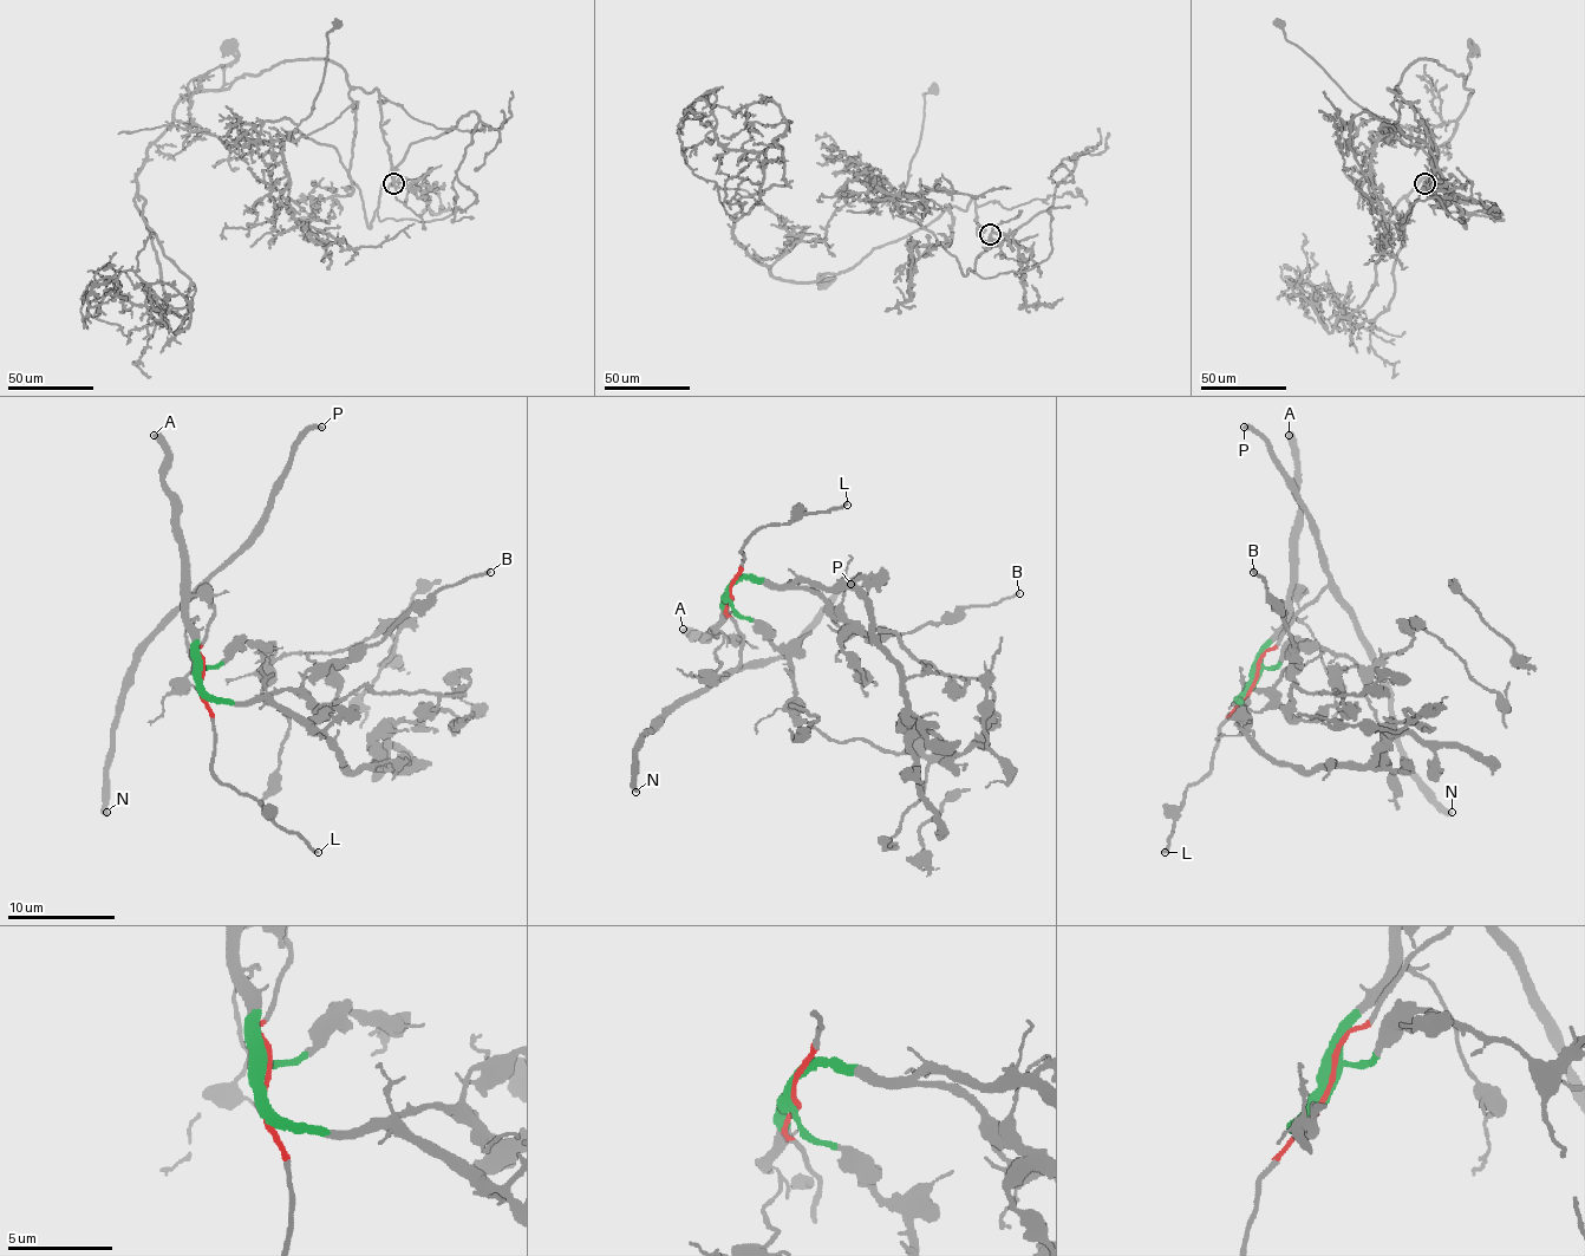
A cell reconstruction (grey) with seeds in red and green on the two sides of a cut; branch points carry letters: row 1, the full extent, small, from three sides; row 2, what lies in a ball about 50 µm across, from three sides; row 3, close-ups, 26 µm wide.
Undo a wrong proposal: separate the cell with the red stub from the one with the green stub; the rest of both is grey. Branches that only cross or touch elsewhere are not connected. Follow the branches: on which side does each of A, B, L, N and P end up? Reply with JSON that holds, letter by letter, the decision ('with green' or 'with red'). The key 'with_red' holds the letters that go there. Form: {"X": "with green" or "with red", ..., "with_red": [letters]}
{"A": "with green", "B": "with green", "L": "with red", "N": "with red", "P": "with red", "with_red": ["L", "N", "P"]}

